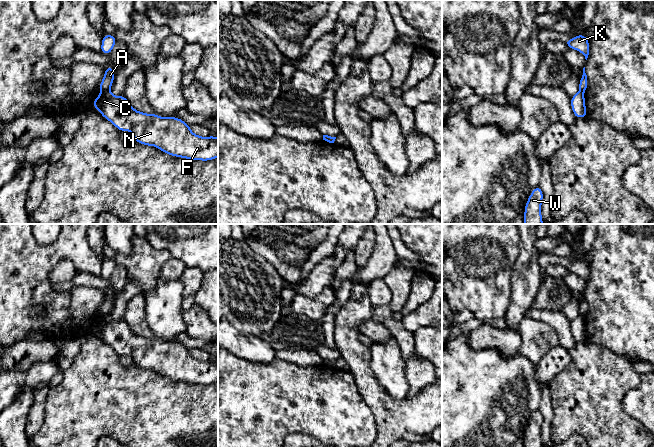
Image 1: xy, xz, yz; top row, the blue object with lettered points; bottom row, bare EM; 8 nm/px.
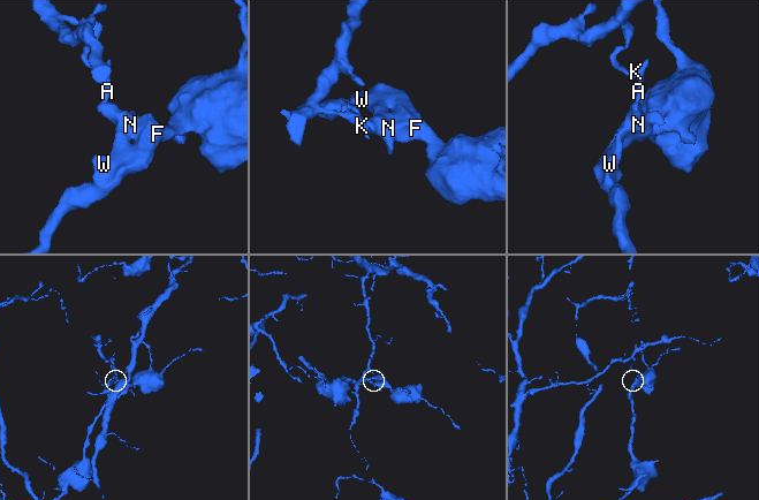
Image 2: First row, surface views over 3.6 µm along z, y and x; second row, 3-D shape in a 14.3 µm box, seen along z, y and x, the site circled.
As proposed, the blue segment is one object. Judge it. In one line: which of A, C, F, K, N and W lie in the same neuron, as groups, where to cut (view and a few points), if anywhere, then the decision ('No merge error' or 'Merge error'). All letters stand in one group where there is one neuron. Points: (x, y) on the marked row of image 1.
Groups: A K / C F N W. Split along xy (109, 90), (101, 92). Merge error

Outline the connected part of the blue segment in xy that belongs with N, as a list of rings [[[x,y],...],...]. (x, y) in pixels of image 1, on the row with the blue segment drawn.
[[[101,92],[93,108],[119,131],[129,131],[133,140],[155,146],[162,152],[188,160],[209,161],[218,157],[218,138],[194,134],[190,126],[177,117],[161,117],[135,110],[125,96]]]

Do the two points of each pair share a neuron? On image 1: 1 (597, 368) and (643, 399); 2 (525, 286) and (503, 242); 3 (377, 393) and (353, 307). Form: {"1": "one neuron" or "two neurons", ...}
{"1": "two neurons", "2": "two neurons", "3": "one neuron"}

